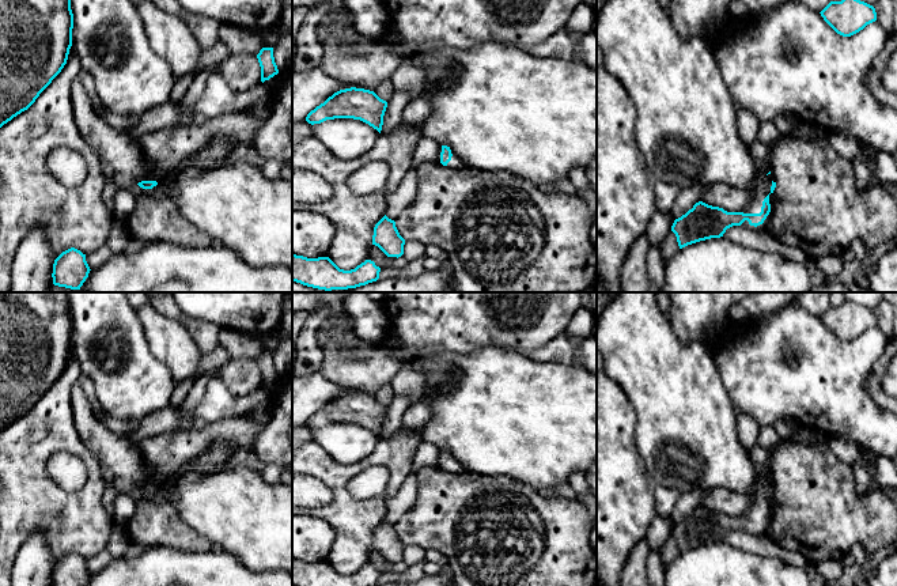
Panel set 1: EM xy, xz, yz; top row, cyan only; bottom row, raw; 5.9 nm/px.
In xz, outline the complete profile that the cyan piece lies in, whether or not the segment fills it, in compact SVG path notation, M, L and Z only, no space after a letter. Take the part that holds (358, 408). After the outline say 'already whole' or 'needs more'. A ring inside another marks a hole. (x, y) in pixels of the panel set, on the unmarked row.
M351 392L329 401L307 419L306 426L314 430L326 424L353 423L368 428L381 438L386 412L387 407L374 396Z; already whole

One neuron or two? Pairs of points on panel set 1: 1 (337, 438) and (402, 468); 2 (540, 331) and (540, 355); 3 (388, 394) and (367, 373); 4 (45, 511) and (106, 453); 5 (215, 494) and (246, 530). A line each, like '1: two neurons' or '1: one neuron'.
1: two neurons
2: two neurons
3: two neurons
4: two neurons
5: one neuron

